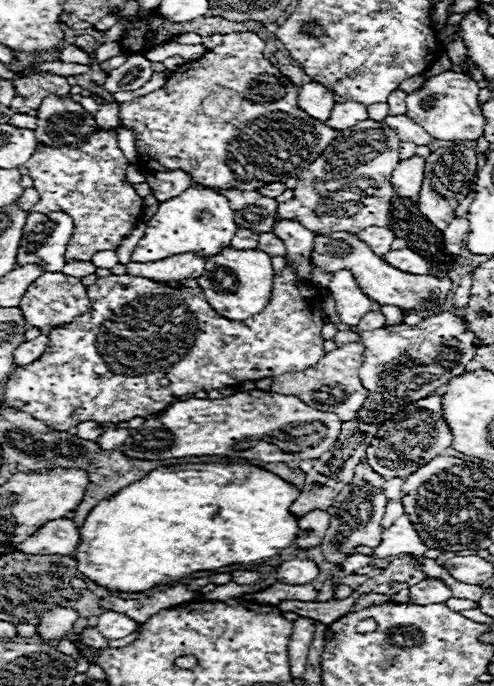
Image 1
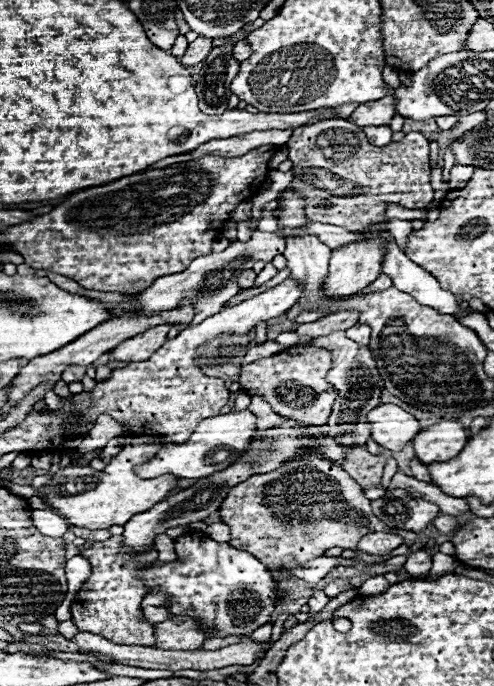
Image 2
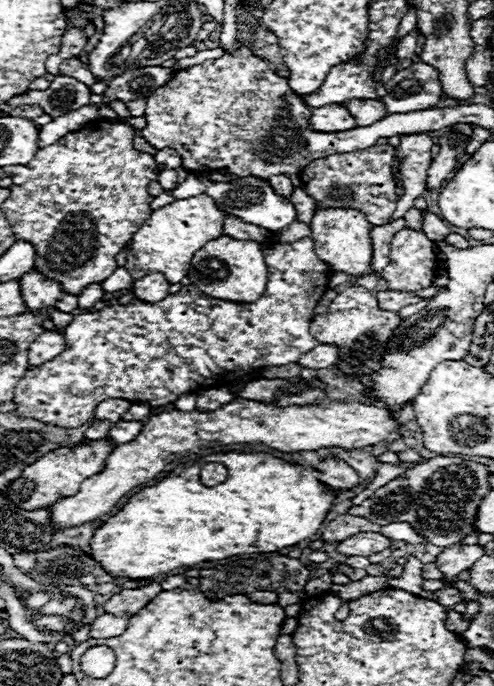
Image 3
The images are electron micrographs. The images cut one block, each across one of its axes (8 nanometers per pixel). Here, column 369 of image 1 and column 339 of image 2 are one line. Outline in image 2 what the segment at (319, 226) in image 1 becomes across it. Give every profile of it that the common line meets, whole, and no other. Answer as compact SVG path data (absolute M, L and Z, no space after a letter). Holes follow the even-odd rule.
M342 118L324 120L312 126L302 126L292 132L290 142L286 144L290 150L288 158L294 164L292 166L294 180L290 184L290 190L304 196L306 200L304 214L308 220L322 222L322 224L338 224L340 228L360 232L360 230L366 230L366 226L384 220L384 210L390 202L400 204L404 208L412 208L412 210L426 208L432 202L434 190L430 183L429 144L421 133L410 132L405 135L404 140L378 148L366 140L360 126Z

